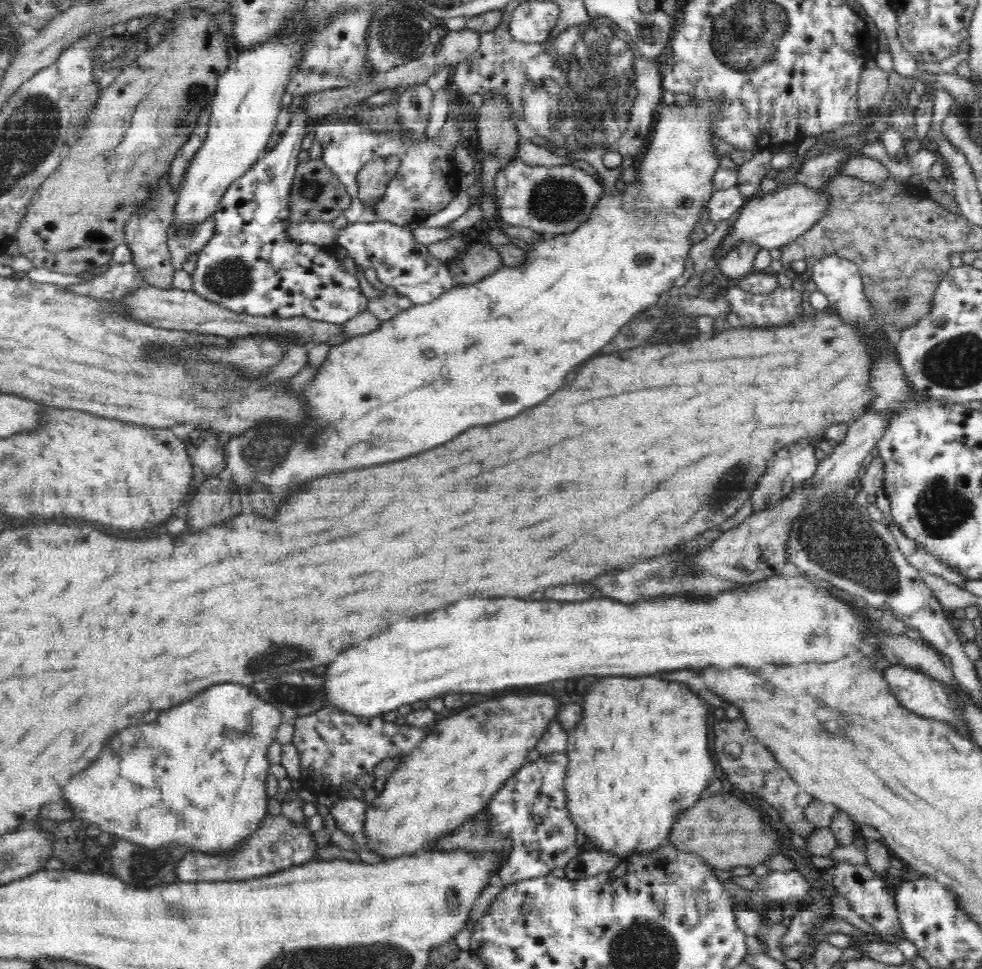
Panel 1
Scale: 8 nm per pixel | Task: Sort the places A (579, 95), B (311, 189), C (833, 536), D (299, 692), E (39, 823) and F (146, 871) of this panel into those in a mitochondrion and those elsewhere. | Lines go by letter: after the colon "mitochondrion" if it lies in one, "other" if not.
A: mitochondrion
B: mitochondrion
C: mitochondrion
D: mitochondrion
E: other
F: mitochondrion

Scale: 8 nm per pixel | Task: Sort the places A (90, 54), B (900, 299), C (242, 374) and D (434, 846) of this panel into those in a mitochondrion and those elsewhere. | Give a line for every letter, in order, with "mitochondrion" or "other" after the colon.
A: other
B: mitochondrion
C: other
D: other

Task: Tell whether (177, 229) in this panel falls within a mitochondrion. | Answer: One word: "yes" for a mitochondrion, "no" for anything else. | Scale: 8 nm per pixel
no

